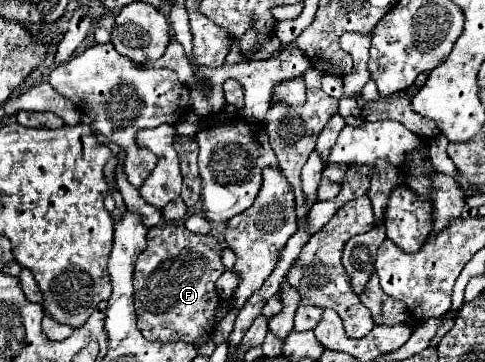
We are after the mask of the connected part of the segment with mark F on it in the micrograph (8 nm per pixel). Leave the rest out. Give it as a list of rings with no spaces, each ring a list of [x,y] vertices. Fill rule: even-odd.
[[[166,223],[148,231],[148,247],[140,253],[136,271],[134,271],[134,291],[136,291],[136,315],[138,329],[146,339],[158,341],[186,341],[196,343],[206,331],[208,323],[212,323],[214,309],[220,303],[216,293],[216,279],[224,273],[224,265],[220,261],[222,243],[212,235],[194,235],[186,231],[182,223]]]

